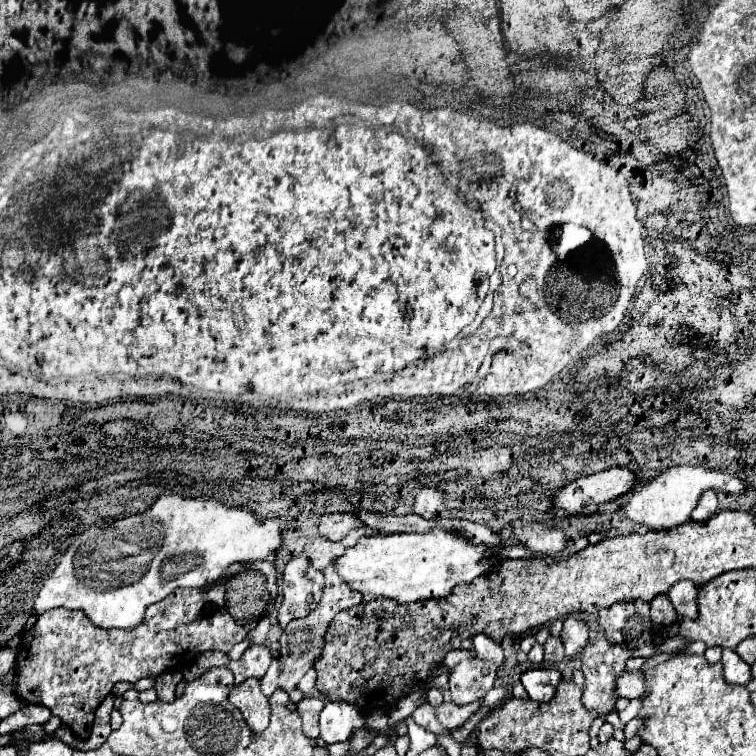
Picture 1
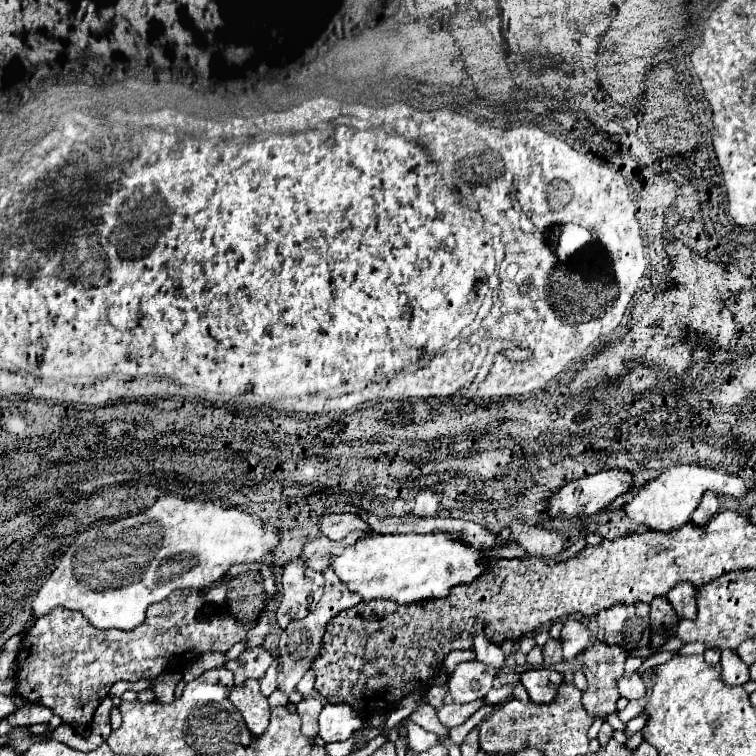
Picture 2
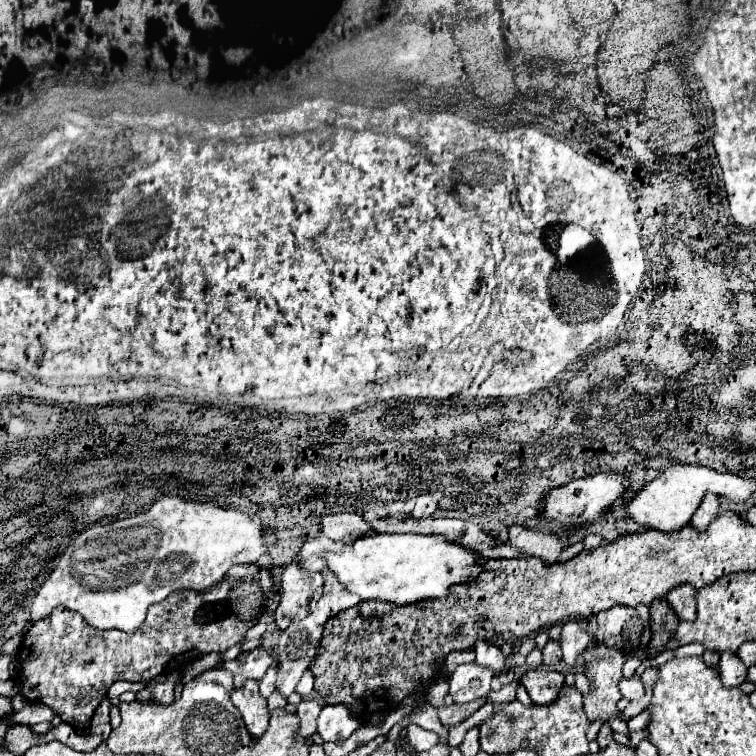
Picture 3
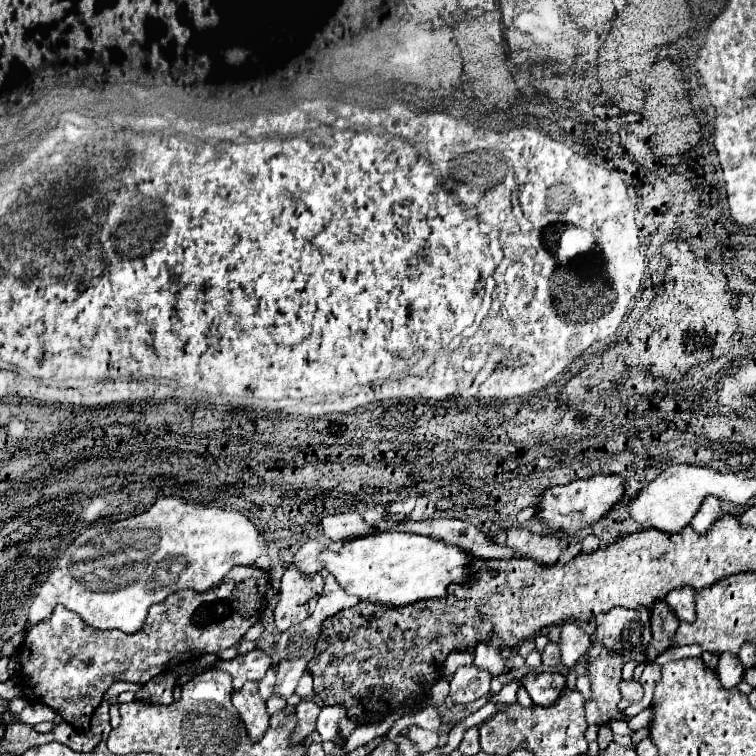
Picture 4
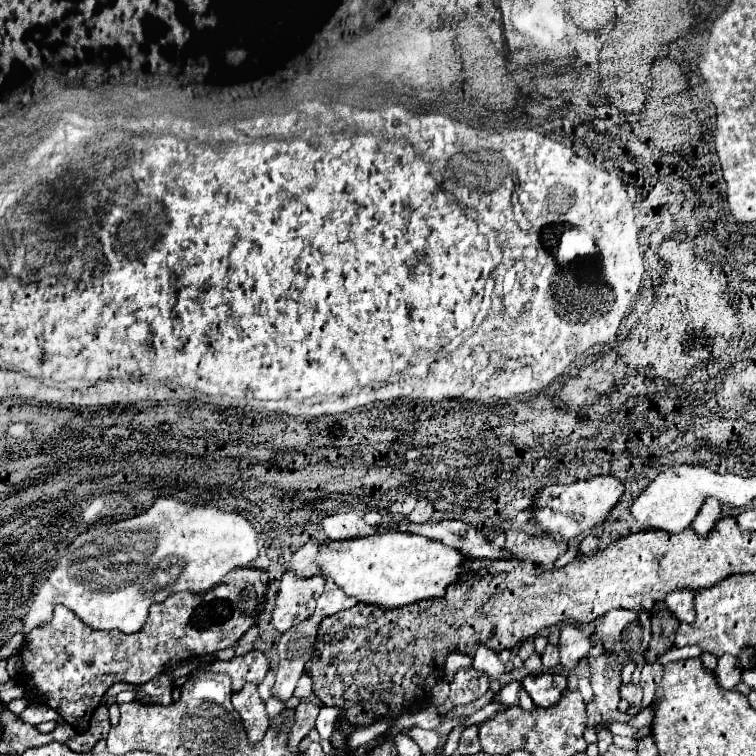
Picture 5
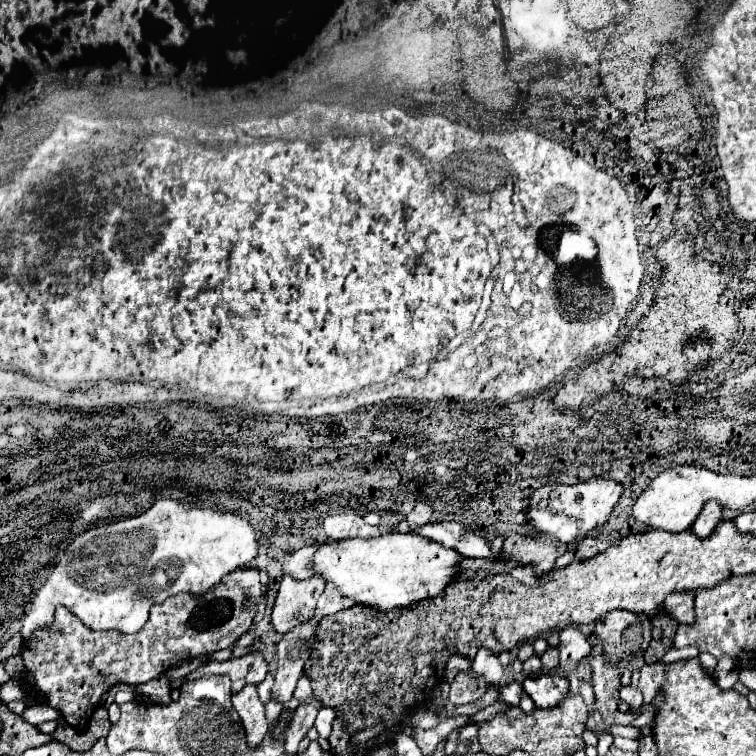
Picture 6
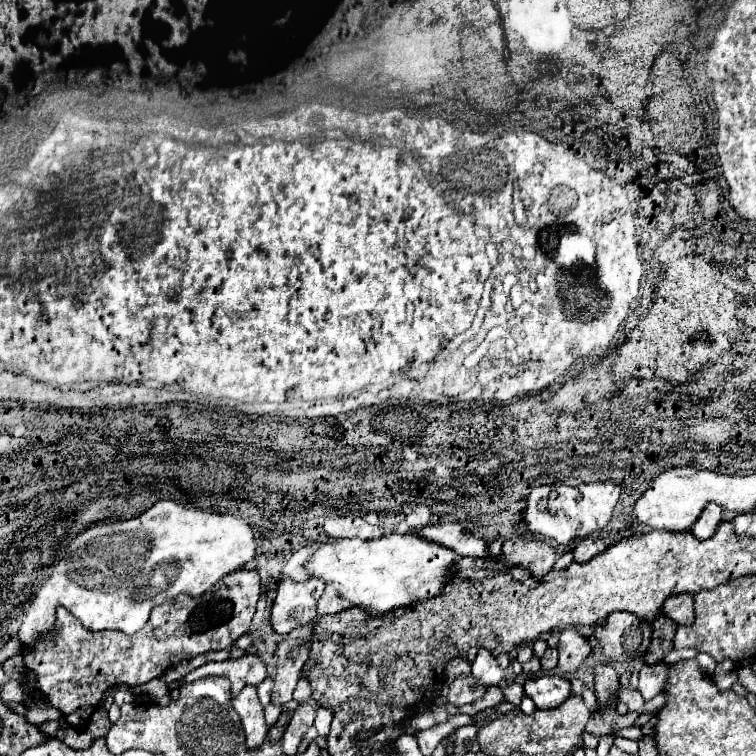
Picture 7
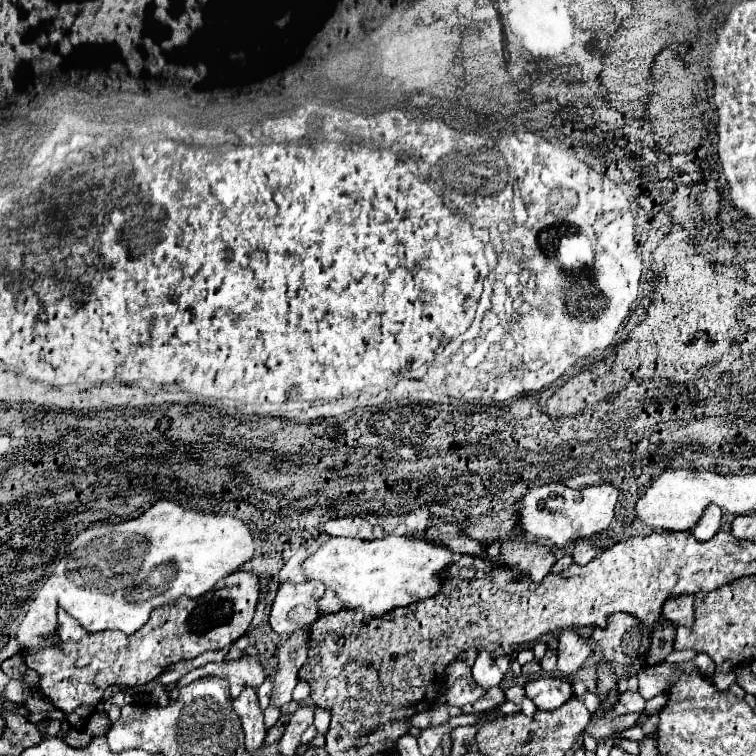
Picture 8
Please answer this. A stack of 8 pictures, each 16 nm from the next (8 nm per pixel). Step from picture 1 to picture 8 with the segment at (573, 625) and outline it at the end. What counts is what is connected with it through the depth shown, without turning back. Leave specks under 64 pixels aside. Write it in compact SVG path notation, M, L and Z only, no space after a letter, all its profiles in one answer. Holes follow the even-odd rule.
M570 628L560 634L558 640L558 672L562 678L570 678L578 672L578 668L588 660L592 650L582 642L582 638Z

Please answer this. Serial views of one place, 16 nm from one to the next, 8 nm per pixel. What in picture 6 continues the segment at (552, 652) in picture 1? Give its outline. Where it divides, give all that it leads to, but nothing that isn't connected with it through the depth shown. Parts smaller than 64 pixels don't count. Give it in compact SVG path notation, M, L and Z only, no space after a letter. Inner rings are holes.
M548 646L546 652L544 652L544 656L542 656L542 668L544 670L552 670L556 666L558 666L558 648Z

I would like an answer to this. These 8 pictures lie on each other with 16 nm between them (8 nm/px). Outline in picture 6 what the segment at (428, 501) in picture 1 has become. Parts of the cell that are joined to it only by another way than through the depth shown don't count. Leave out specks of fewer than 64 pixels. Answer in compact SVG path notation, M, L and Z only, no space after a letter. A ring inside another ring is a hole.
M420 502L416 504L416 508L406 516L406 524L408 526L424 526L430 522L430 516L432 516L432 508L426 504L426 502Z

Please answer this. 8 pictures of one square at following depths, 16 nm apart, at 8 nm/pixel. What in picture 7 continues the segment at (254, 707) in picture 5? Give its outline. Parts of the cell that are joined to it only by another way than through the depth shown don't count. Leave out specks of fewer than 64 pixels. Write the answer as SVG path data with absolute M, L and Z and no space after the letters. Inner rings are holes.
M246 686L236 698L232 698L232 706L242 720L248 750L258 750L268 734L268 726L264 722L264 710L256 696L256 688Z

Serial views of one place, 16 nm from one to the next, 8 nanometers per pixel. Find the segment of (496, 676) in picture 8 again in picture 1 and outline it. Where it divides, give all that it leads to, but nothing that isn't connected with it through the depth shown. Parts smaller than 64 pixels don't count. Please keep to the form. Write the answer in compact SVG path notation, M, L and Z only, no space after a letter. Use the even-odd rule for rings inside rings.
M474 636L474 652L476 652L476 658L484 660L484 662L490 662L490 664L496 664L498 668L504 664L504 652L502 652L502 646L486 636Z

